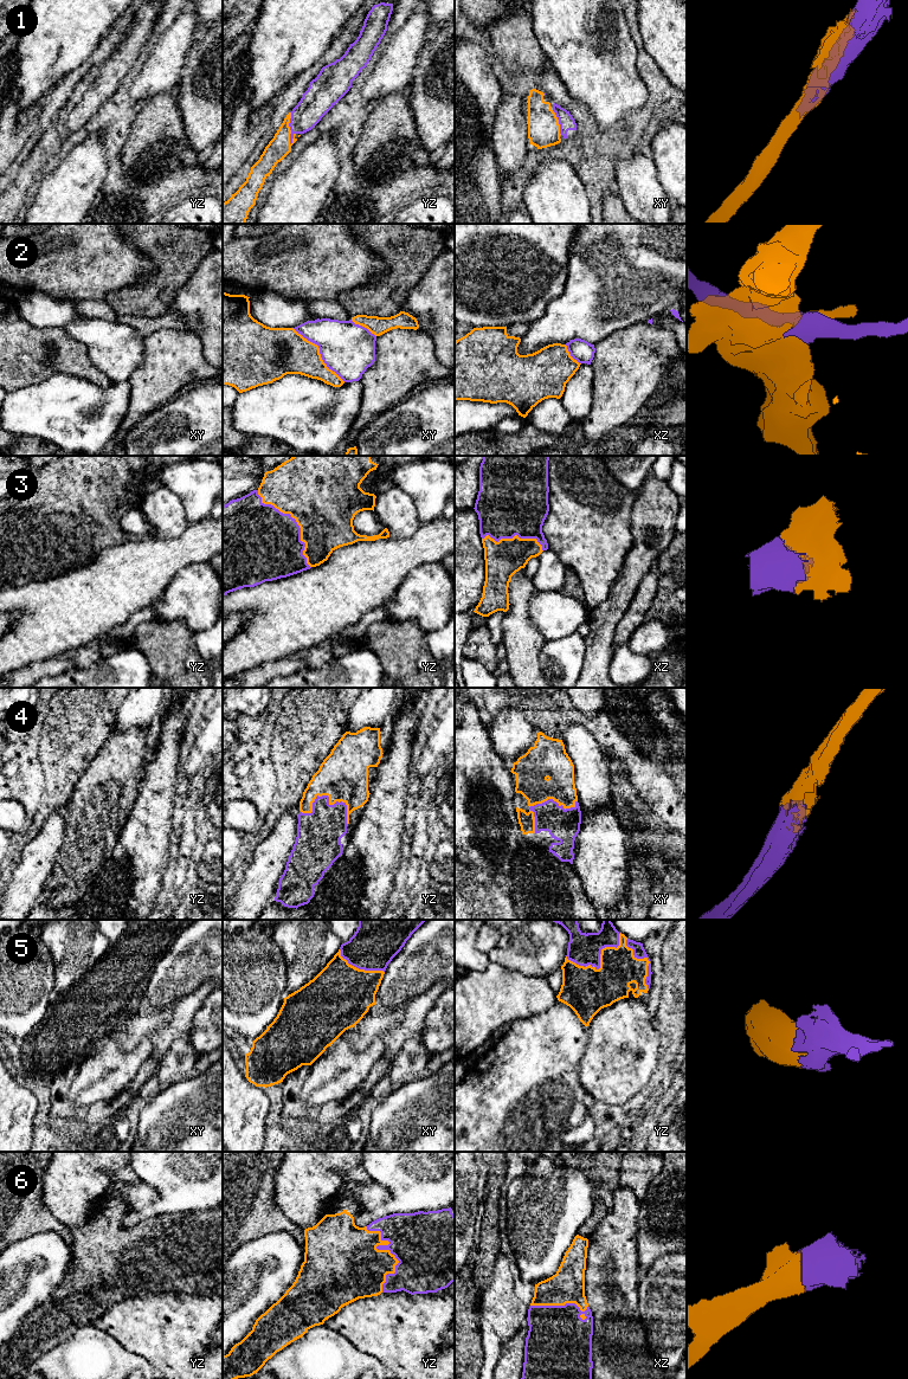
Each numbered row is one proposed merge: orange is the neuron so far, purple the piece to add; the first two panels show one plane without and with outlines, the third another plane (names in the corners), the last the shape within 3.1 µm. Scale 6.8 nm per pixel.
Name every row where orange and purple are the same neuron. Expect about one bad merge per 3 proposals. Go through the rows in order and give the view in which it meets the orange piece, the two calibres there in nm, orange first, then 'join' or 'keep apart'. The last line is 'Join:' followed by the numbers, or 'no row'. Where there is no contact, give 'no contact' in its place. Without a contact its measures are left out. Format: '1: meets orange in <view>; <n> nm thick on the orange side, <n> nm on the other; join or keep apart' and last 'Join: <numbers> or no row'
1: meets orange in yz; 150 nm thick on the orange side, 200 nm on the other; join
2: meets orange in xy; 320 nm thick on the orange side, 360 nm on the other; keep apart
3: meets orange in yz; 500 nm thick on the orange side, 460 nm on the other; join
4: meets orange in yz; 340 nm thick on the orange side, 300 nm on the other; join
5: meets orange in yz; 320 nm thick on the orange side, 220 nm on the other; join
6: meets orange in yz; 420 nm thick on the orange side, 400 nm on the other; join
Join: 1, 3, 4, 5, 6

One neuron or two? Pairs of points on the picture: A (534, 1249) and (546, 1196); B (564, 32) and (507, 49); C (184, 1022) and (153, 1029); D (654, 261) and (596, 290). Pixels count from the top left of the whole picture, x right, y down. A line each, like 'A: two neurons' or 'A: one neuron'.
A: one neuron
B: two neurons
C: one neuron
D: one neuron

